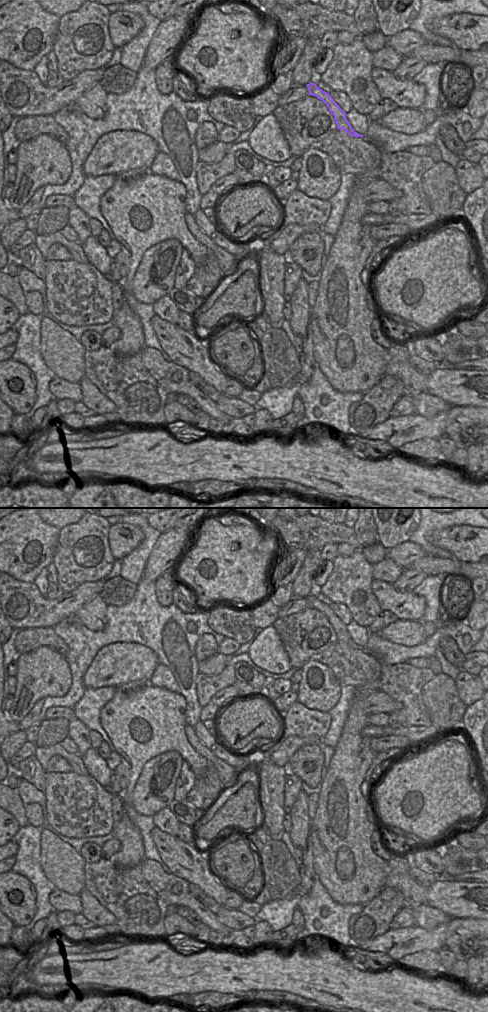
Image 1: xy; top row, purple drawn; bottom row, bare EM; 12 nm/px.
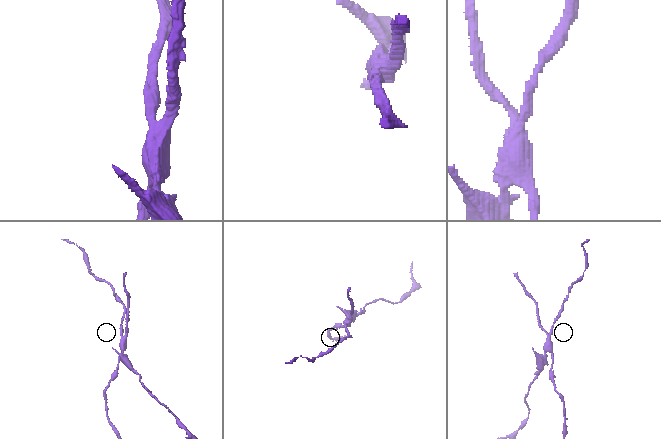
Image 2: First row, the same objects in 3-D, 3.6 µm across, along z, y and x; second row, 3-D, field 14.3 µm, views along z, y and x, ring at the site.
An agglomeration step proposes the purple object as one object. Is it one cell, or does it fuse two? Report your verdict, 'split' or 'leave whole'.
split

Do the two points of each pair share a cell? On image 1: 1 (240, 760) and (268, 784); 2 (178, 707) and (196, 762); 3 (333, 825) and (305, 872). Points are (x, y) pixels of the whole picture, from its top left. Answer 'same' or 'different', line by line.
1: different
2: same
3: different

